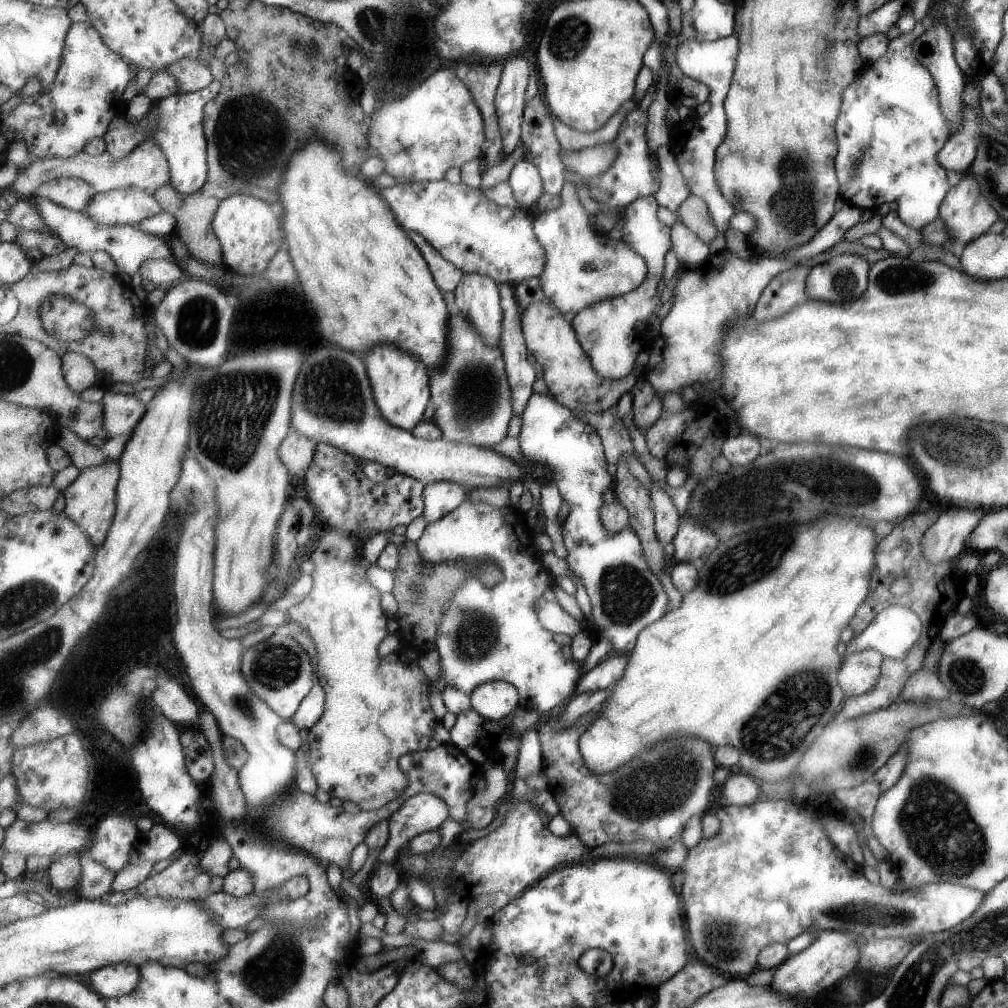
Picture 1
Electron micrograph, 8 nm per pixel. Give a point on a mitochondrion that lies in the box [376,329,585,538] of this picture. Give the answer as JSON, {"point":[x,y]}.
{"point":[477,388]}

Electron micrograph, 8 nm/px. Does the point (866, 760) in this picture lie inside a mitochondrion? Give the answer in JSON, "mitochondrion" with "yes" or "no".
{"mitochondrion":"yes"}

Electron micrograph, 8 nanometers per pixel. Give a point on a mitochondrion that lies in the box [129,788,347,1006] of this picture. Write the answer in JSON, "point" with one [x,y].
{"point":[271,973]}

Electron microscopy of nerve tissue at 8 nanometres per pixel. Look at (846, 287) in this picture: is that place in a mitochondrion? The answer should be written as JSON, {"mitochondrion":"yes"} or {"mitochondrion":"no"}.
{"mitochondrion":"yes"}

